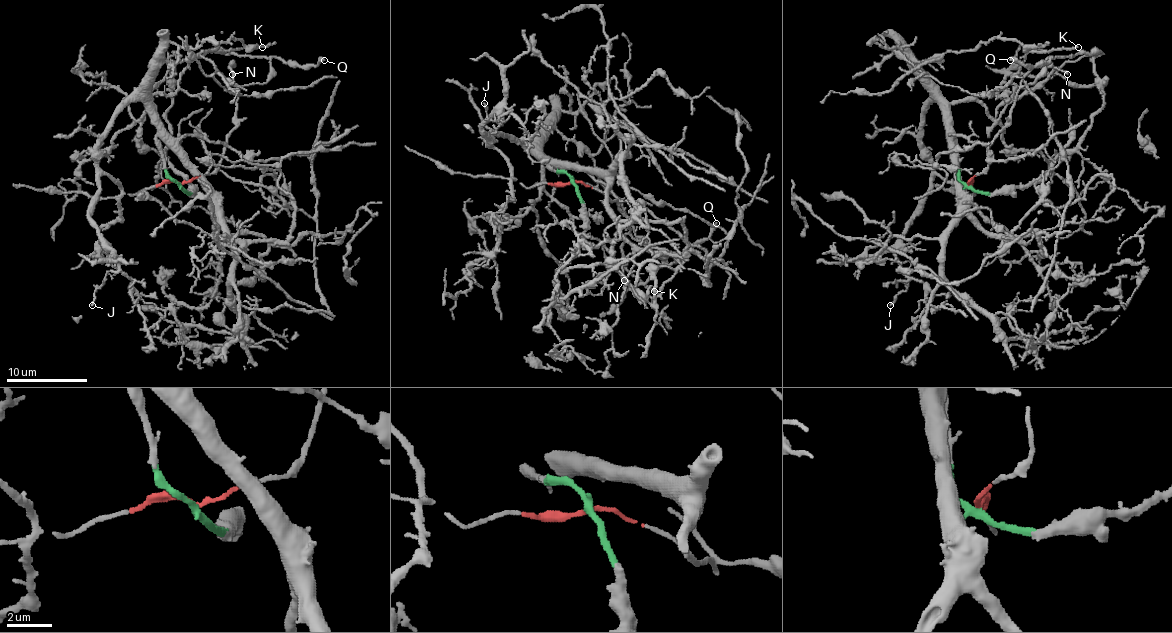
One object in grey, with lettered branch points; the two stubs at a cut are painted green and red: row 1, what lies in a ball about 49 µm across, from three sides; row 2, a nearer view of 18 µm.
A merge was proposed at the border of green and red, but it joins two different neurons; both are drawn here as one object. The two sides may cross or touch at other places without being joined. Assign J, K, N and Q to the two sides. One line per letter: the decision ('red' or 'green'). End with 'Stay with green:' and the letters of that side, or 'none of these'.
J: green
K: green
N: red
Q: red
Stay with green: J, K

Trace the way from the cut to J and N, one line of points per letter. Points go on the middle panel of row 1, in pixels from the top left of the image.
J: (571, 181), (518, 141), (494, 135), (490, 145), (482, 127), (504, 108), (510, 113), (492, 121), (484, 102)
N: (571, 181), (583, 181), (615, 200), (618, 208), (628, 218), (630, 230), (622, 248), (624, 281)

